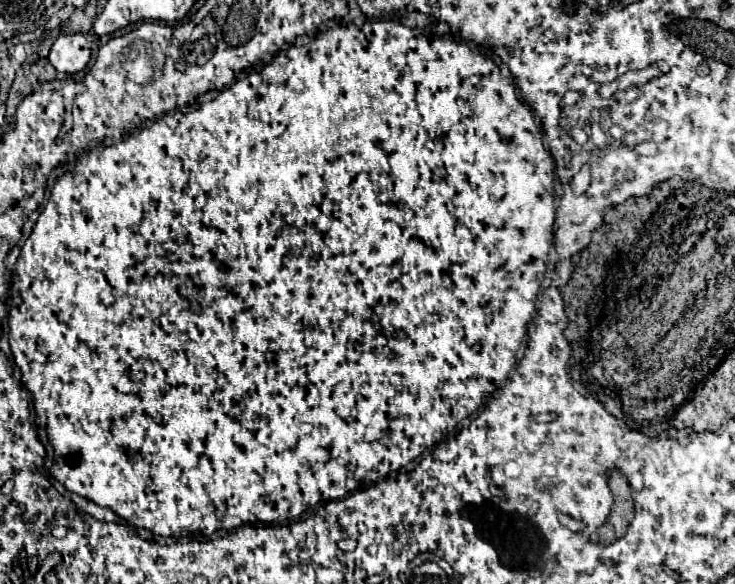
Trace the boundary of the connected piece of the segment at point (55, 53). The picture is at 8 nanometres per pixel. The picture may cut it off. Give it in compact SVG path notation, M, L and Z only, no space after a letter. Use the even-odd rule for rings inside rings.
M80 33L60 35L56 39L56 43L52 45L48 59L56 71L66 73L66 75L74 75L88 65L90 45L88 45L86 37Z

